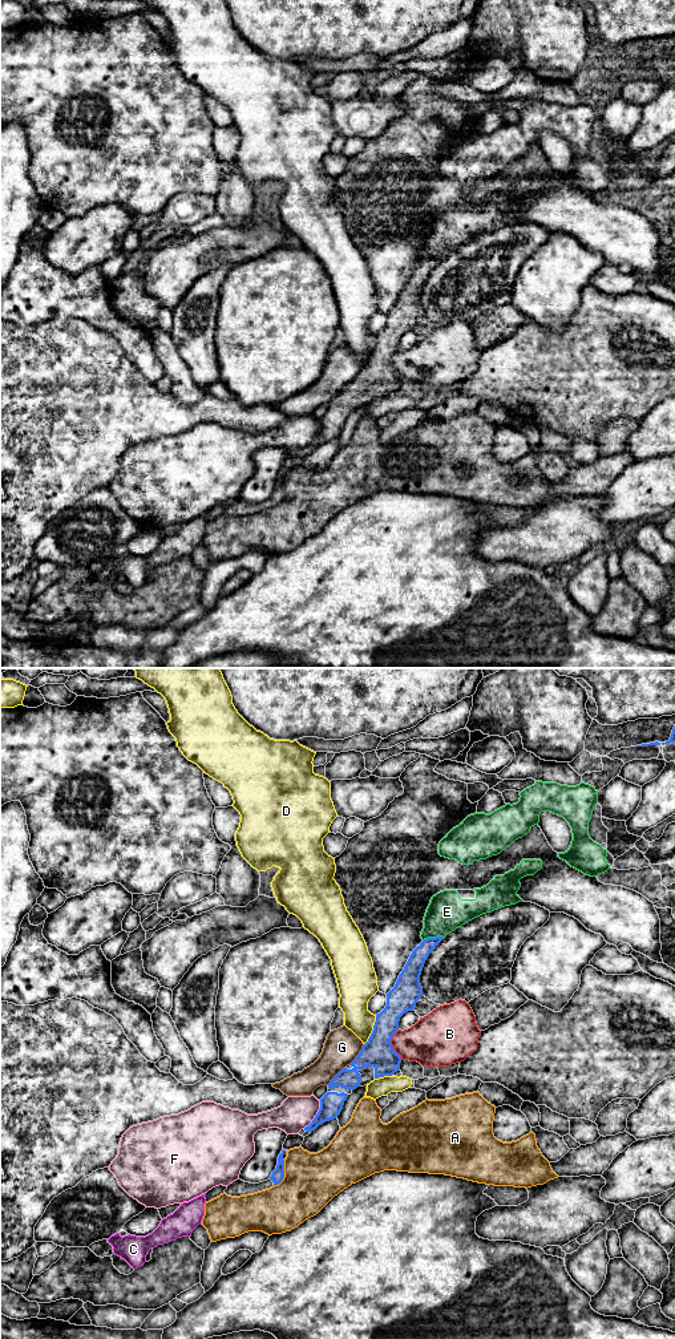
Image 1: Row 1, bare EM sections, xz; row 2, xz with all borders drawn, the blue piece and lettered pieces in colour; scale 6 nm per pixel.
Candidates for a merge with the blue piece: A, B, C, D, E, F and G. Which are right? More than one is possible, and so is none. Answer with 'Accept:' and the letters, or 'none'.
Accept: none

